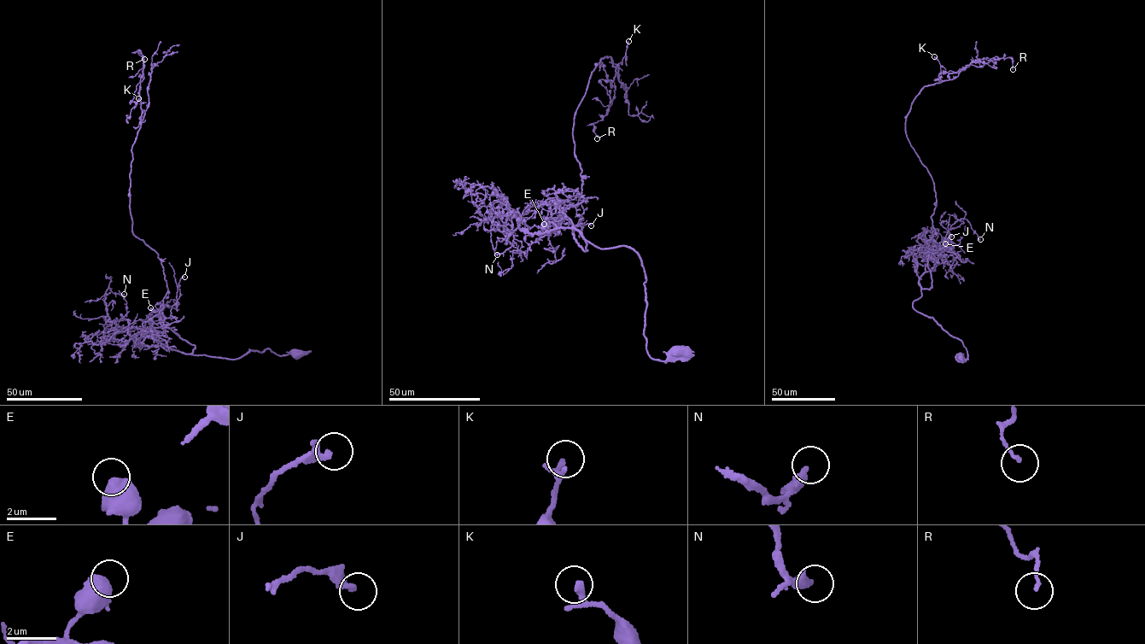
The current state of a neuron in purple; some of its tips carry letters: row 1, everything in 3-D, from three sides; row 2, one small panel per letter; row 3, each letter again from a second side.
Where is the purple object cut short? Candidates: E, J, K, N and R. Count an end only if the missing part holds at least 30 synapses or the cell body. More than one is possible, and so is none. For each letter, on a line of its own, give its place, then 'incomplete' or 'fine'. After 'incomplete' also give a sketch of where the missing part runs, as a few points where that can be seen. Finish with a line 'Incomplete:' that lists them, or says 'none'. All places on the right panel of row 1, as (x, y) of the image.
E: place (945, 243); fine
J: place (951, 237); fine
K: place (934, 56); fine
N: place (980, 239); fine
R: place (1013, 69); fine
Incomplete: none

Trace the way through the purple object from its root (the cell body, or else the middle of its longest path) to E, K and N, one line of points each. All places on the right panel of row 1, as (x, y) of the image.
E: (960, 359), (968, 355), (961, 342), (913, 305), (922, 294), (919, 281), (928, 260), (942, 253), (945, 243)
K: (960, 359), (961, 342), (913, 305), (932, 286), (937, 201), (905, 120), (942, 81), (934, 56)
N: (960, 359), (961, 342), (913, 304), (931, 248), (954, 247), (951, 225), (966, 219), (980, 239)

